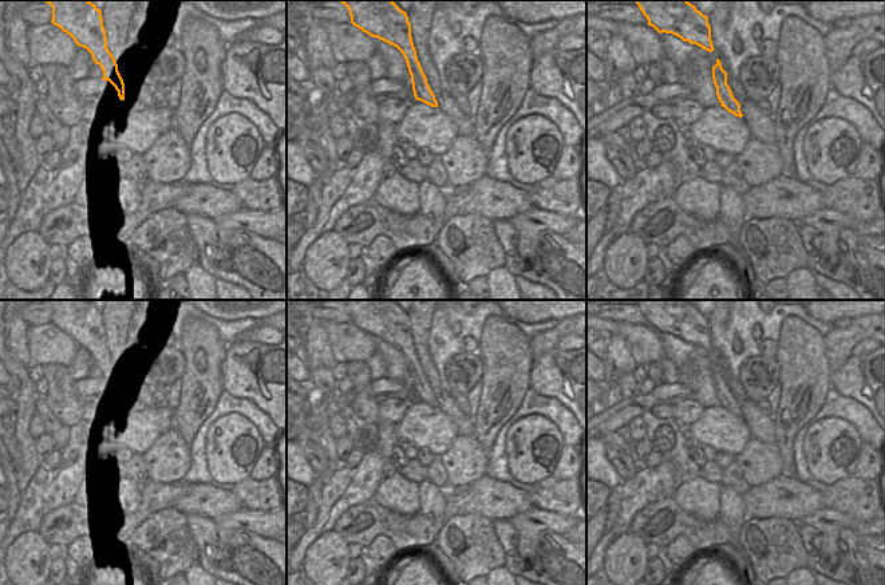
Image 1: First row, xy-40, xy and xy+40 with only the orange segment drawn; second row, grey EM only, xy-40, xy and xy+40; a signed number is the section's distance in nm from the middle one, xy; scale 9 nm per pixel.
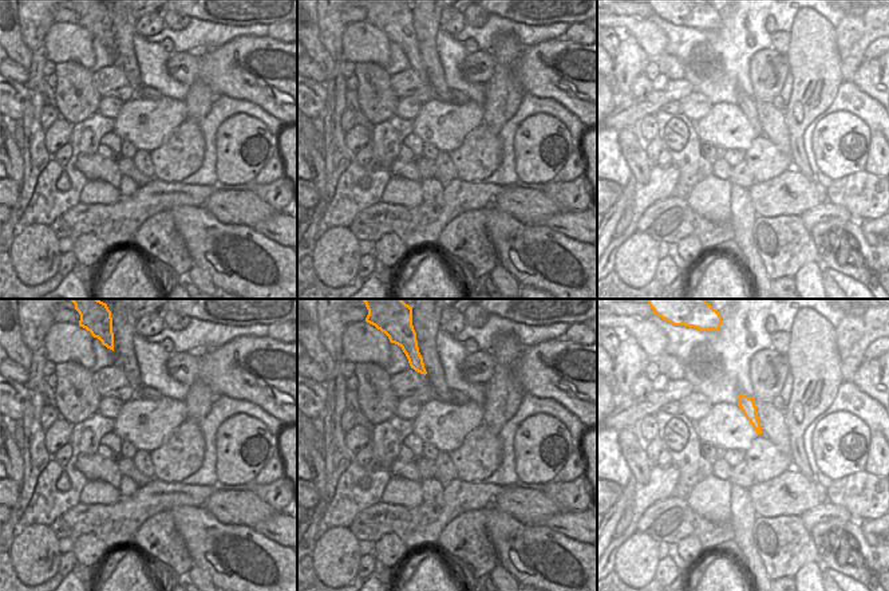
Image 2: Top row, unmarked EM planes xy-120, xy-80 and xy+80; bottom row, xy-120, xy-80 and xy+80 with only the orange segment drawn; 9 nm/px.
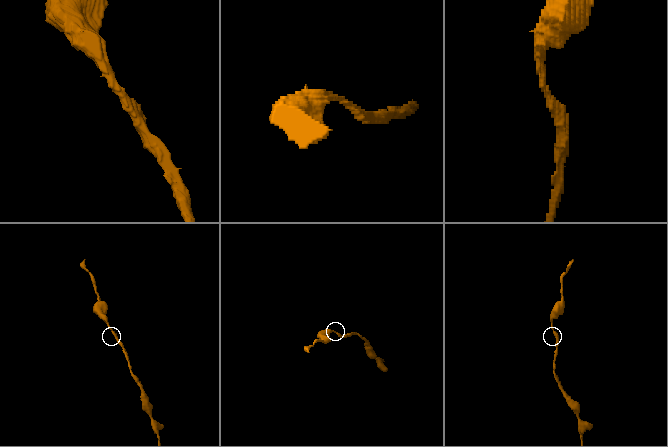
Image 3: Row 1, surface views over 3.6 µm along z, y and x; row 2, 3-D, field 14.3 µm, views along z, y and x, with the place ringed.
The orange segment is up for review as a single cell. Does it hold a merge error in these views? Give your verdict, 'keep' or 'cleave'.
keep

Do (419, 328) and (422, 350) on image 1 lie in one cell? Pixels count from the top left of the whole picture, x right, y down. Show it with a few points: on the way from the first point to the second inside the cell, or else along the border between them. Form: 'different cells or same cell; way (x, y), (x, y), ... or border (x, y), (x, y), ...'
same cell; way (419, 333), (421, 344)

